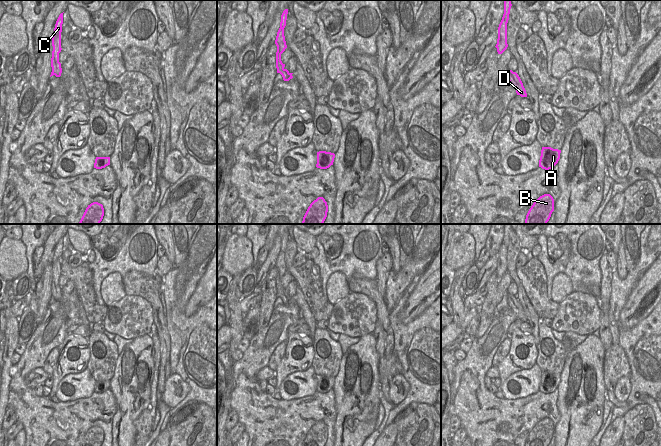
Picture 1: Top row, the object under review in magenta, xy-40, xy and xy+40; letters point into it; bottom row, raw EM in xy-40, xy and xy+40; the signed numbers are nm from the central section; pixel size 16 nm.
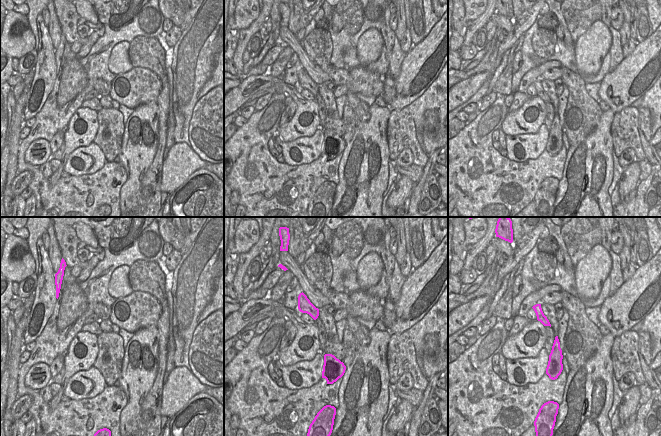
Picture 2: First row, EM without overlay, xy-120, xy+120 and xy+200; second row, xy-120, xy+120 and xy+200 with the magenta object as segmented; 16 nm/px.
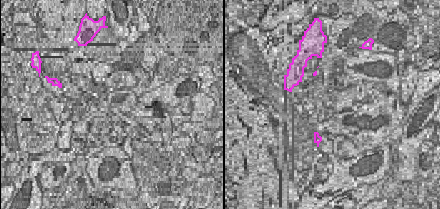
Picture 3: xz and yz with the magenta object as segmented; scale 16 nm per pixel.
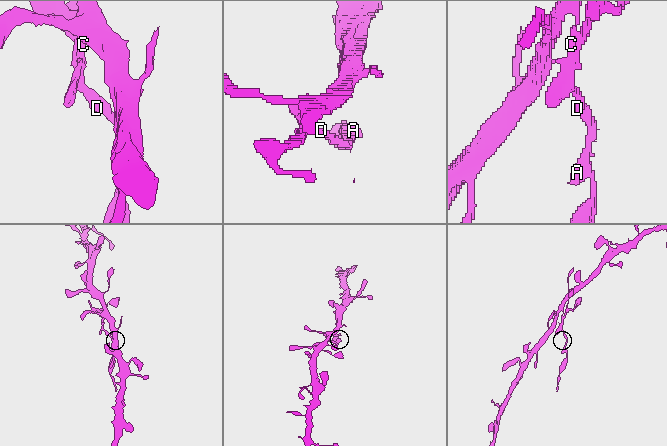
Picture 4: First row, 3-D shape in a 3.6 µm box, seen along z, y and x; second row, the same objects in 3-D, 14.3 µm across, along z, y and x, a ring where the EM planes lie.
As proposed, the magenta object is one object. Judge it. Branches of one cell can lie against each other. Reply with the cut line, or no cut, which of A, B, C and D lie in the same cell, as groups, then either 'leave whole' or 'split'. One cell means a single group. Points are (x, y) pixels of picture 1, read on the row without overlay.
cut in xy along (285, 293), (286, 300), (284, 304); A B D / C; split

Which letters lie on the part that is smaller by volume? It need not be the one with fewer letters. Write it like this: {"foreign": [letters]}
{"foreign": ["A", "B", "D"]}

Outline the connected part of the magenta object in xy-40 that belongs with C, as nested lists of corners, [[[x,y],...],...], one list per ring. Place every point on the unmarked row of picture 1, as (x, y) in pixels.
[[[61,237],[56,245],[53,260],[52,260],[52,282],[51,282],[51,291],[52,296],[51,300],[55,299],[60,301],[62,297],[61,287],[59,286],[59,277],[61,276],[61,256],[63,248],[63,237]]]

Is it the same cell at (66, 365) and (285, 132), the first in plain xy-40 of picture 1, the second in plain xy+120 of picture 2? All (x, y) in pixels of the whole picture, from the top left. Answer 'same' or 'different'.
same

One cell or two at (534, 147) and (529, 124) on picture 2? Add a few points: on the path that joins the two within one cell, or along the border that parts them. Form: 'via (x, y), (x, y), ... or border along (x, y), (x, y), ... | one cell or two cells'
border along (543, 122), (533, 133), (507, 134) | two cells

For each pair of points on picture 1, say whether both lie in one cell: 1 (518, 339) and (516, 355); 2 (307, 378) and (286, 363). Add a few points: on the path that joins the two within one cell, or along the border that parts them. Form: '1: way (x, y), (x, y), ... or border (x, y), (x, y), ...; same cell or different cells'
1: way (518, 343), (515, 348), (516, 351); same cell
2: border (310, 365), (305, 370), (291, 372), (279, 386); different cells

